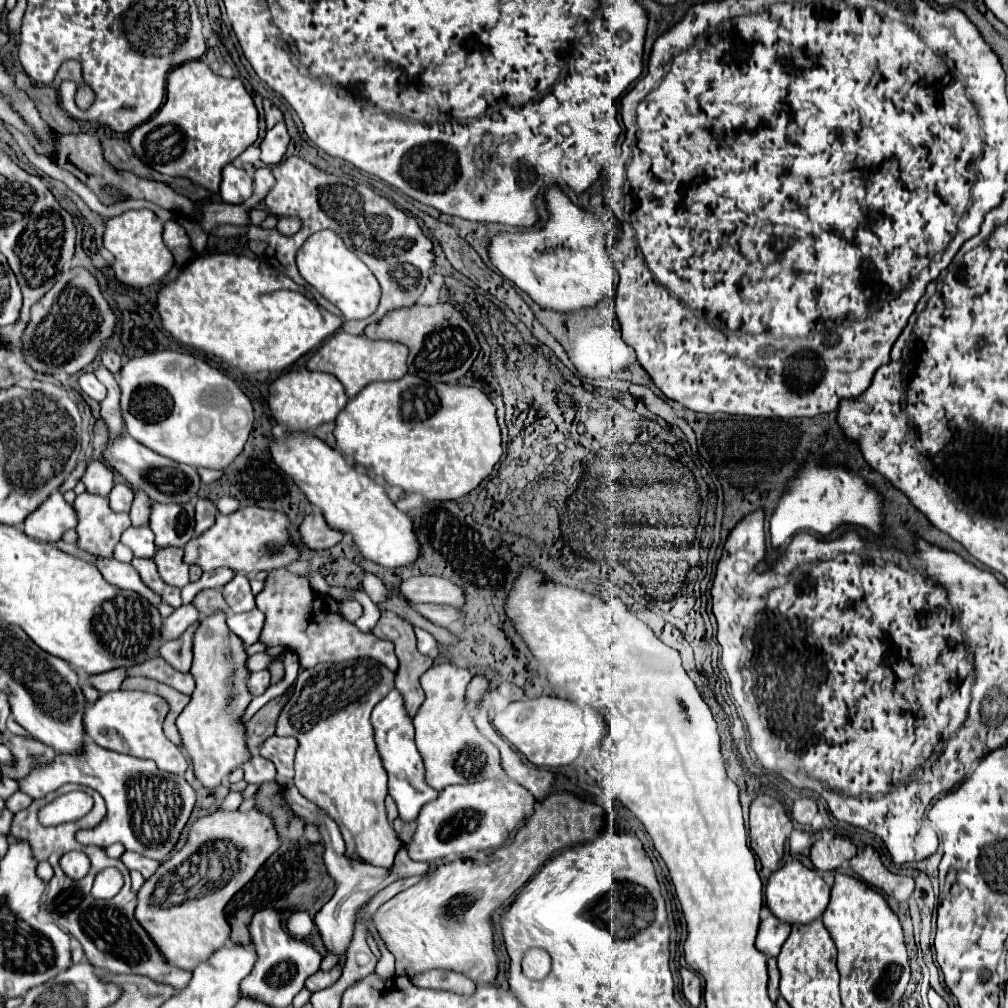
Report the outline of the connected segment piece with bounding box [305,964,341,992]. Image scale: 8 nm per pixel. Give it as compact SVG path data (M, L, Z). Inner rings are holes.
M337 964L335 968L331 968L331 970L319 970L319 972L315 972L313 976L309 976L307 980L305 980L305 986L311 990L311 992L317 992L317 990L323 990L323 988L327 988L327 986L331 986L333 982L337 982L339 980L339 976L341 976L341 966Z

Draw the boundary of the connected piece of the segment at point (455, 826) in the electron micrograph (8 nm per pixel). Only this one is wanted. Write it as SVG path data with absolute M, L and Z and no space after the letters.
M507 778L447 786L431 804L421 808L417 816L417 830L411 844L407 846L407 852L411 860L433 862L437 858L461 856L461 852L465 854L469 850L499 848L509 838L511 830L515 830L525 818L531 816L533 804L535 798L525 788L519 788L519 784Z

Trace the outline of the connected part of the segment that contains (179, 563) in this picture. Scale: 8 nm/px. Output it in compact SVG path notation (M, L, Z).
M163 548L163 552L157 550L153 560L155 560L165 584L183 588L189 582L189 566L183 562L181 548Z

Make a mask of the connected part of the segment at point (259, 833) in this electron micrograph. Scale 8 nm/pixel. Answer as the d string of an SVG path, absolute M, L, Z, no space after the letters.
M251 808L247 812L217 810L209 816L199 818L191 826L187 844L179 852L175 852L171 860L163 862L159 872L155 872L155 876L151 876L137 892L137 922L147 930L147 934L151 934L151 938L171 964L183 970L193 970L225 944L225 932L229 932L229 924L225 918L227 902L241 886L247 884L247 880L255 876L255 872L279 846L281 838L271 816L259 812L257 808Z

